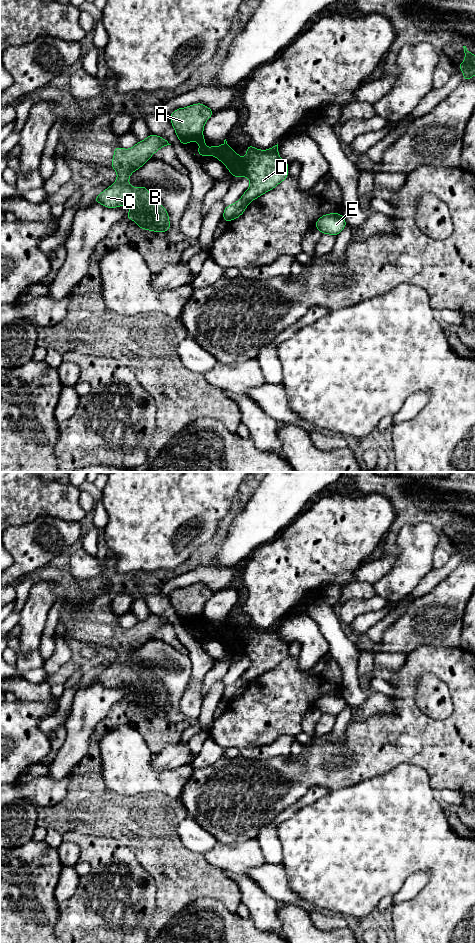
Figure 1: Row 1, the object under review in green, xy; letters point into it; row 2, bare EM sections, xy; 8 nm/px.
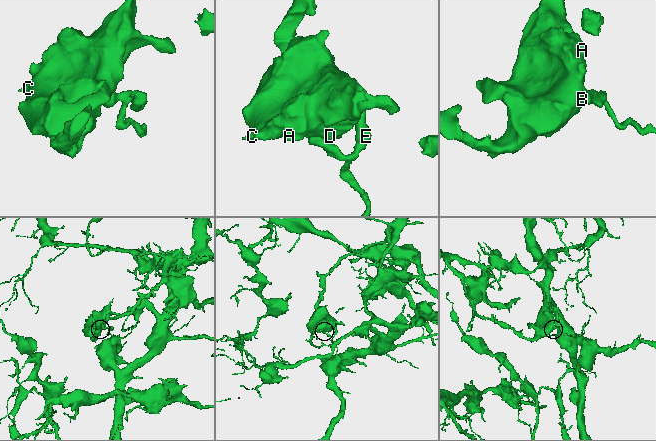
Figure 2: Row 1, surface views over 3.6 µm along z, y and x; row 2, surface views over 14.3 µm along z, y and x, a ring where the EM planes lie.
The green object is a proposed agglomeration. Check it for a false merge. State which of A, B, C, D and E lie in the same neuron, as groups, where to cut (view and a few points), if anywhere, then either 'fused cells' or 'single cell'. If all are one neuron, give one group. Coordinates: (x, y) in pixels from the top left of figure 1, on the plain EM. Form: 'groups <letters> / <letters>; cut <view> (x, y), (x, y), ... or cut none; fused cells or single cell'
groups A B C D / E; cut xy (240, 678), (247, 683); fused cells

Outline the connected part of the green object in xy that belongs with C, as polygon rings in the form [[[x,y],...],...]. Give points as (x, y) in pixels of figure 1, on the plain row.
[[[150,614],[130,629],[116,627],[111,647],[117,652],[117,659],[94,681],[106,688],[128,685],[130,690],[125,699],[134,700],[143,710],[168,712],[170,700],[164,686],[153,680],[146,666],[131,667],[129,665],[130,655],[151,640],[154,633],[167,625],[171,625],[167,620]]]

